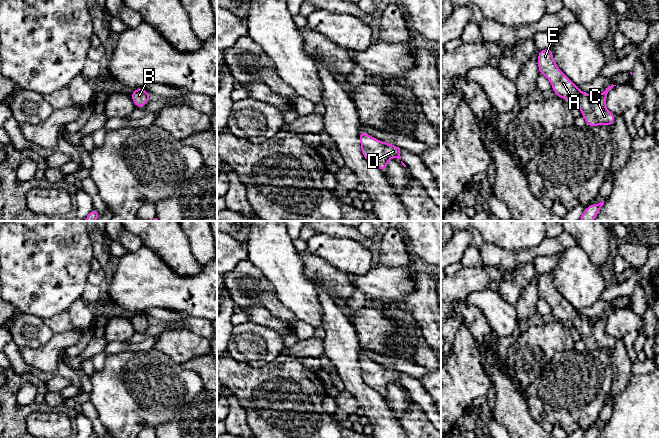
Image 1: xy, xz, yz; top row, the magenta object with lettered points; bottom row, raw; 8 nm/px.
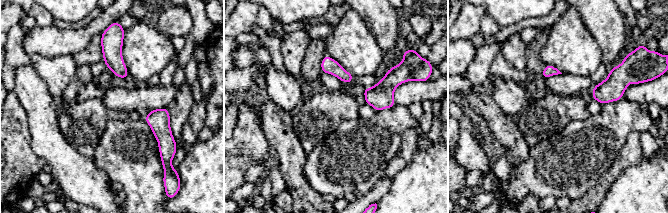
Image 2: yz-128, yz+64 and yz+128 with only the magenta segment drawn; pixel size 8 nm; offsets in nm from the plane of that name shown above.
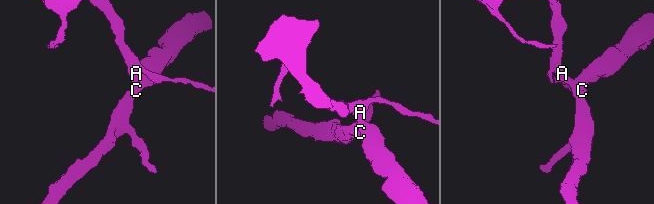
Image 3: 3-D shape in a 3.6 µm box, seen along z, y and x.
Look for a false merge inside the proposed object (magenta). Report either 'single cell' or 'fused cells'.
single cell

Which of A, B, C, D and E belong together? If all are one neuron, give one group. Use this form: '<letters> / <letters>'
A B C D E

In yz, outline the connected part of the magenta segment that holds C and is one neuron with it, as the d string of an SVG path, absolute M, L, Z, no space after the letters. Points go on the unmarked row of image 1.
M551 272L538 275L538 295L550 305L552 314L558 321L568 324L579 331L581 339L586 344L587 351L595 351L602 348L613 349L615 339L606 332L605 328L609 314L616 309L612 308L603 317L596 319L582 316L557 290Z

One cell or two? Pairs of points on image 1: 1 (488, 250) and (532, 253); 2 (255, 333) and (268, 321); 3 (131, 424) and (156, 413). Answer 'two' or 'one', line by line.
1: one
2: two
3: one

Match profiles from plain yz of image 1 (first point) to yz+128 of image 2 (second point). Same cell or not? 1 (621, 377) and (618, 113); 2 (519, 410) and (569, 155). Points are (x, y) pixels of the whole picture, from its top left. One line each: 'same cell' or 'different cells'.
1: different cells
2: different cells

